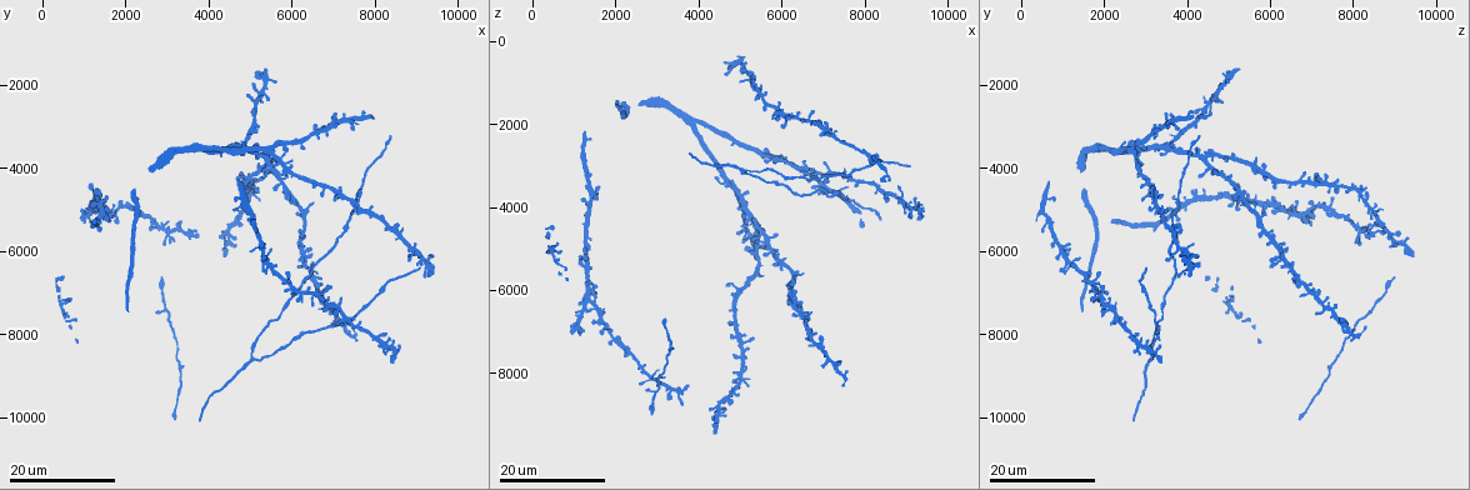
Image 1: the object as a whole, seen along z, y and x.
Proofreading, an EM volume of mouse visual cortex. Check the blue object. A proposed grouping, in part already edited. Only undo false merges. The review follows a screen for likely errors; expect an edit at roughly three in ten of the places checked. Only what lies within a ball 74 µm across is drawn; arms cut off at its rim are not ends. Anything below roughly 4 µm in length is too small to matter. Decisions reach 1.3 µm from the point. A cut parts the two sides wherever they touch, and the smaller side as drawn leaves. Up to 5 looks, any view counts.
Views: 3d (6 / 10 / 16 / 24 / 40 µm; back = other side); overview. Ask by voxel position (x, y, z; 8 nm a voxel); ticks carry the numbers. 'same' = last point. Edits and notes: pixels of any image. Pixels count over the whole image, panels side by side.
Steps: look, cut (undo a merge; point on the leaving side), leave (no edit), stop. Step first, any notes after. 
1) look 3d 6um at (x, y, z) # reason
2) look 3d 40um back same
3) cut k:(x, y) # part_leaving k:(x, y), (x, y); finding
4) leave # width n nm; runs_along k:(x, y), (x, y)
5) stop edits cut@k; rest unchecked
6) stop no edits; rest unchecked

look 3d 24um at (7550, 5000, 3300) # a fork

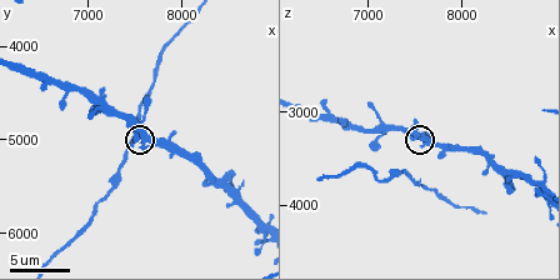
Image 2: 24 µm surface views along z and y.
look 3d 6um same # zoom in

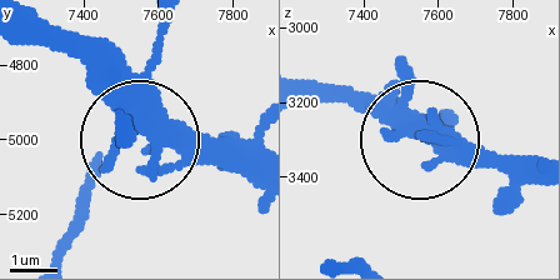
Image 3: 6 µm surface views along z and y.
leave # width 320 nm; runs_along 3:(49, 29), (145, 133), (253, 136); all the same cell

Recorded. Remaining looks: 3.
look 3d 16um at (1500, 5100, 3700) # four or more arms meet

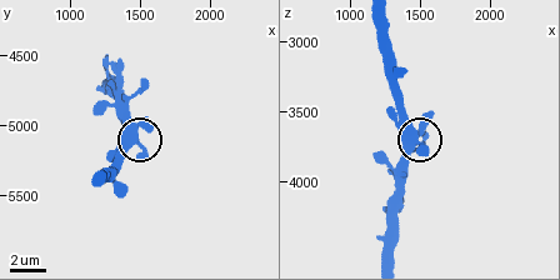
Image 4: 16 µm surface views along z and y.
look 3d 6um same # closer look

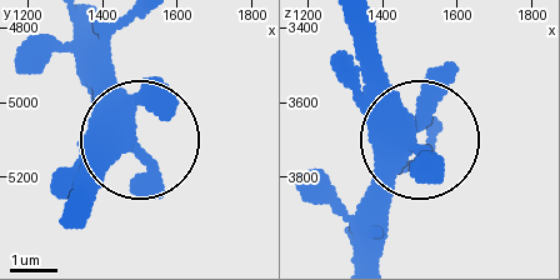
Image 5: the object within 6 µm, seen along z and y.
leave # arms 4; runs_along 5:(354, 256), (358, 209), (405, 138), (334, 58); continuous, no second cell

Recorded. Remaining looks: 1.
stop no edits; rest unchecked

